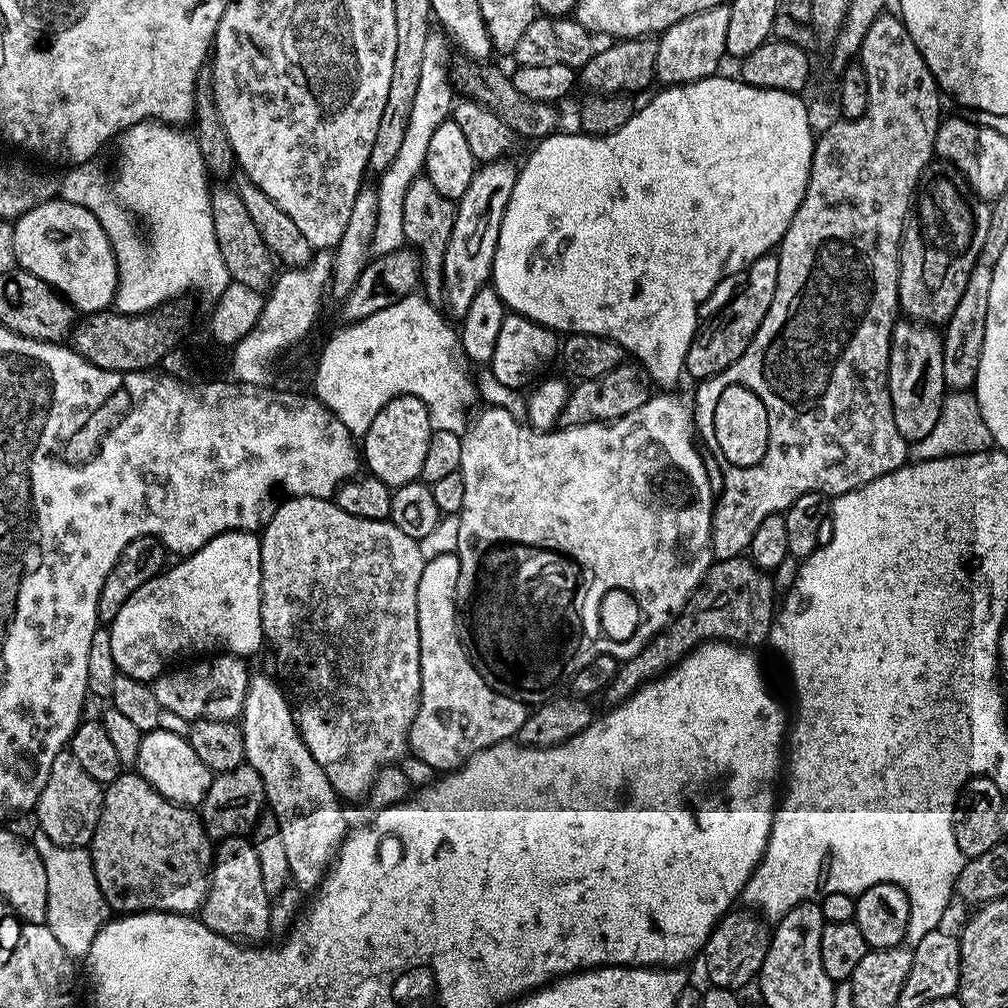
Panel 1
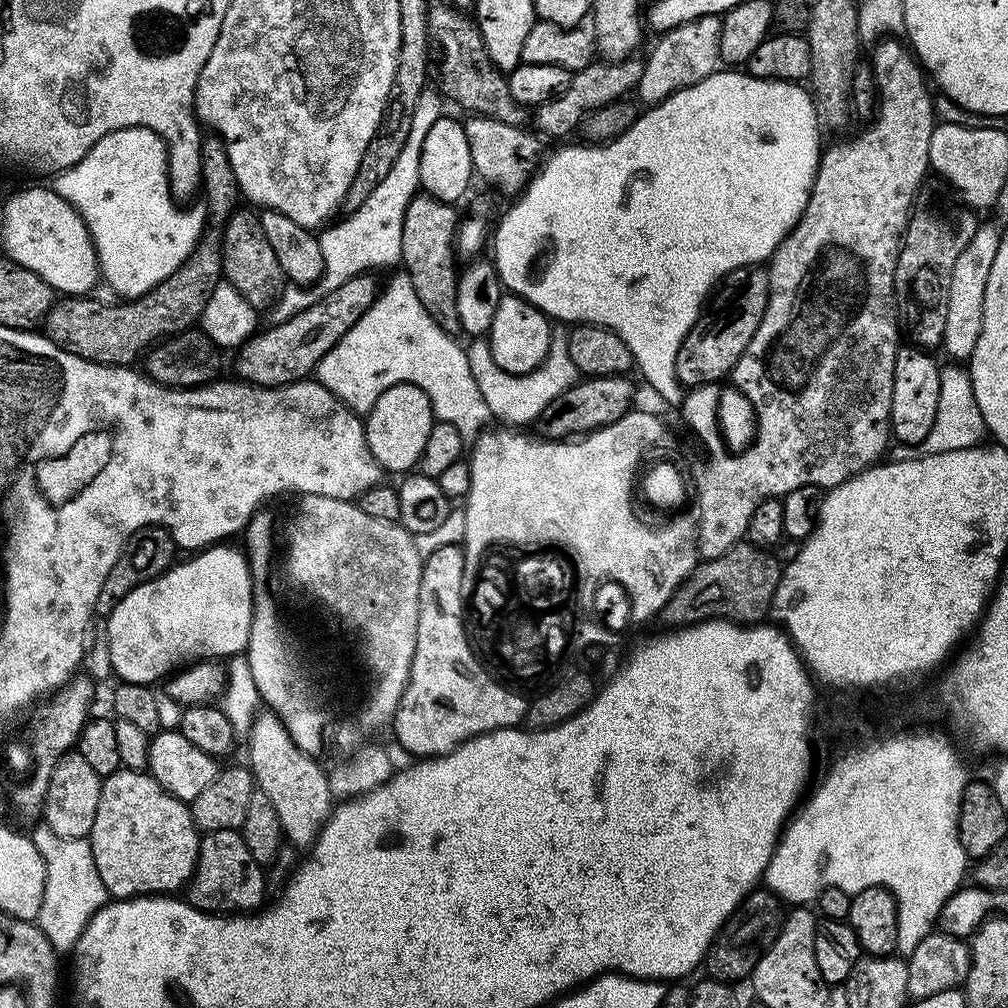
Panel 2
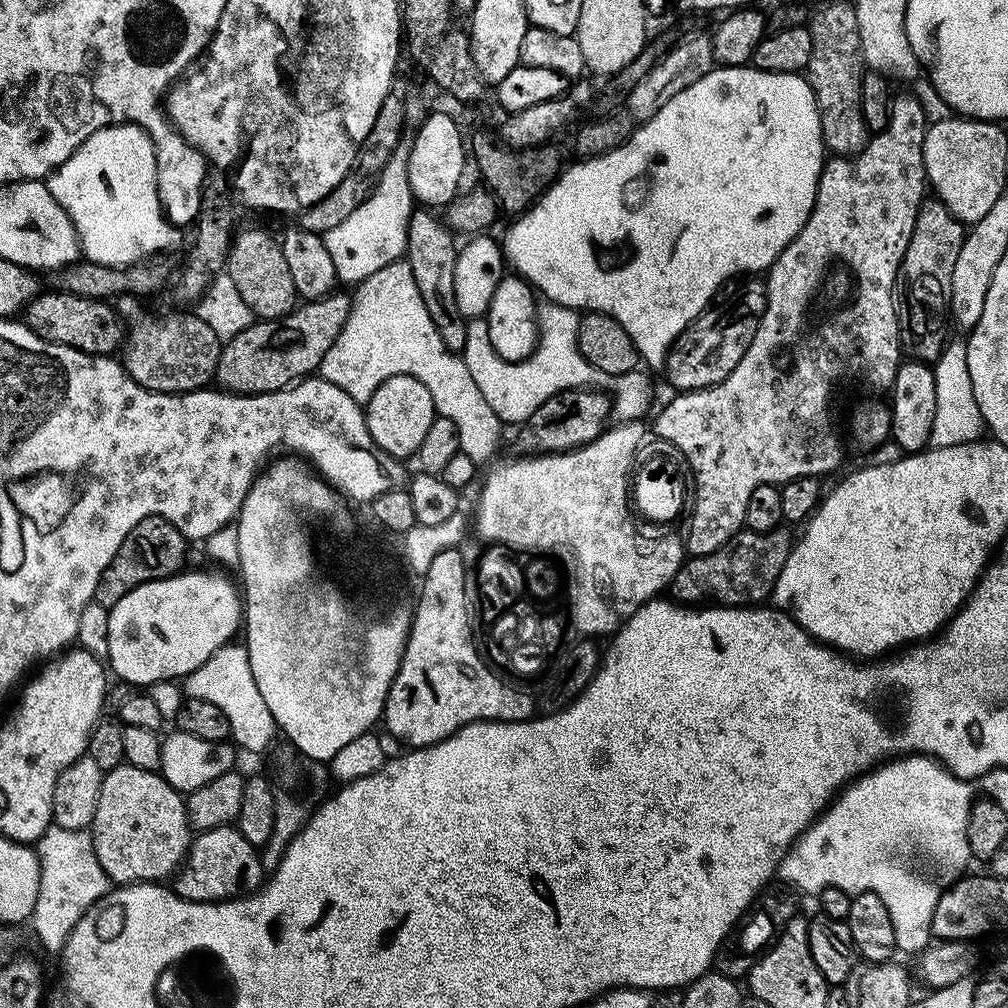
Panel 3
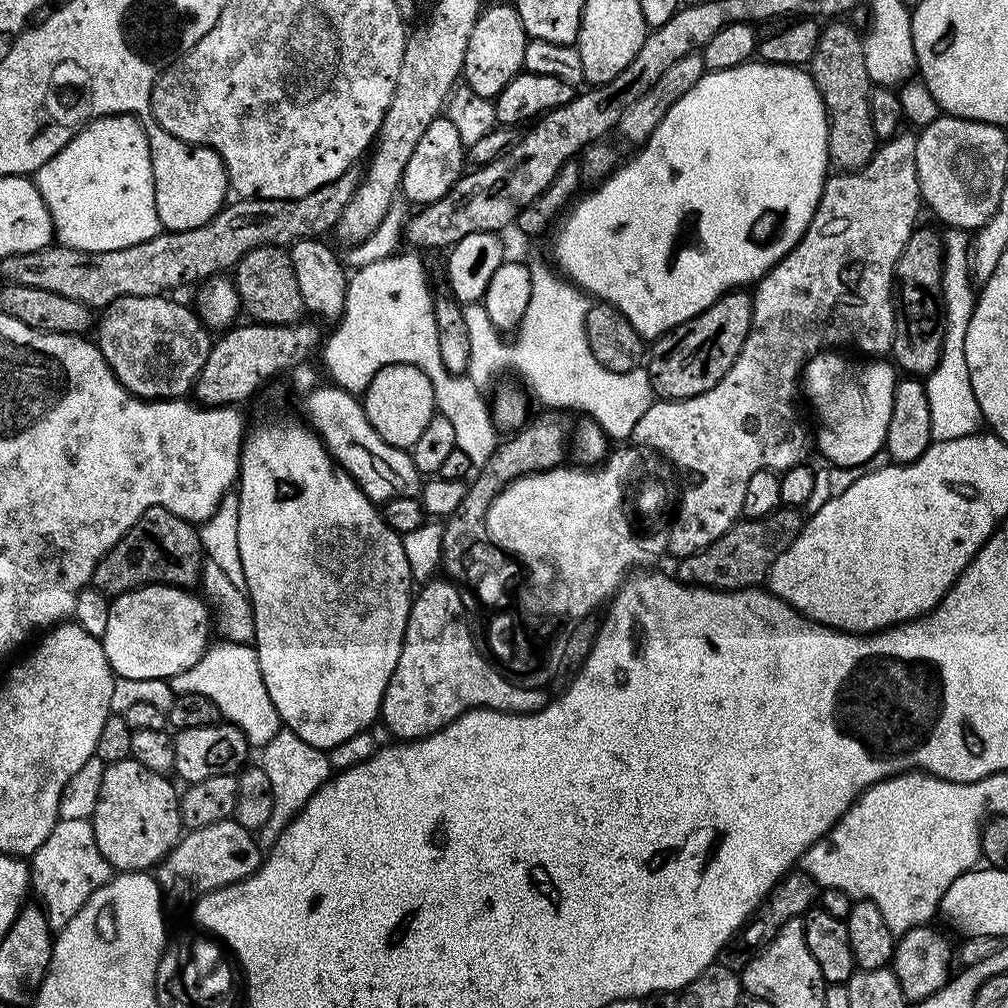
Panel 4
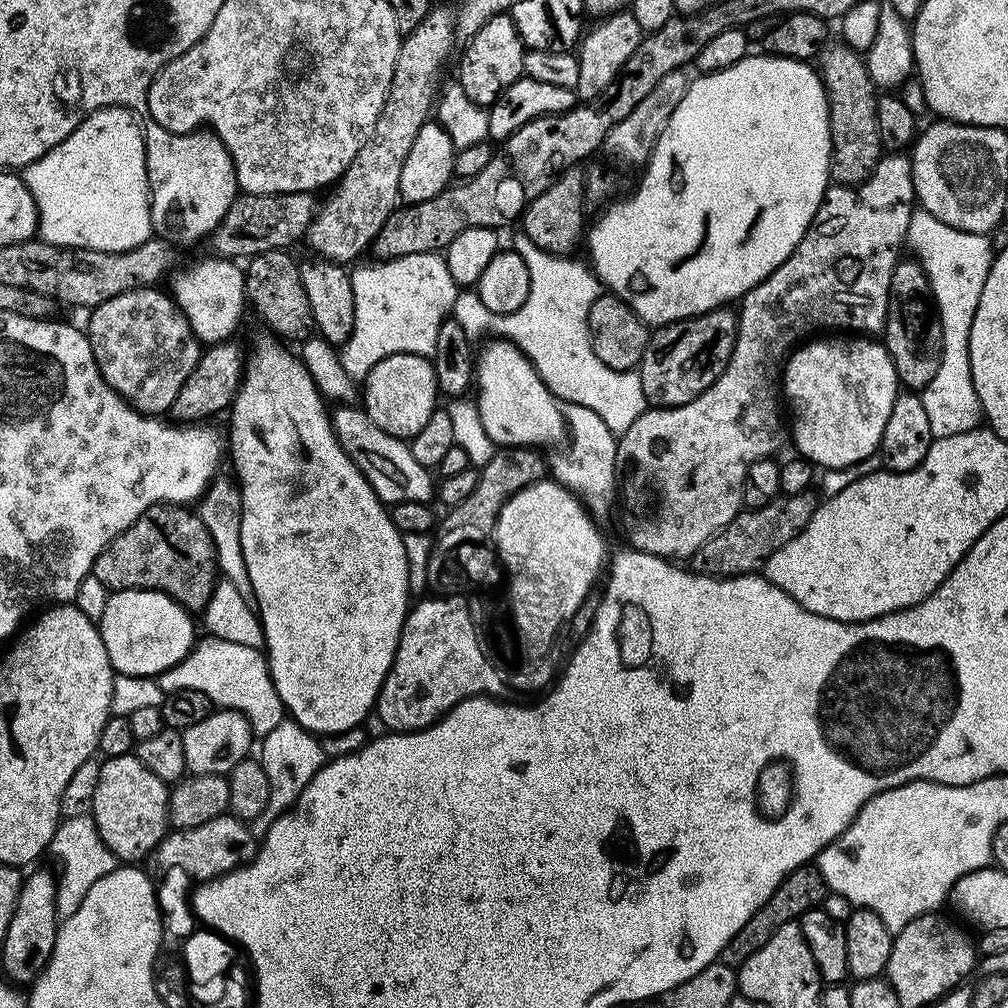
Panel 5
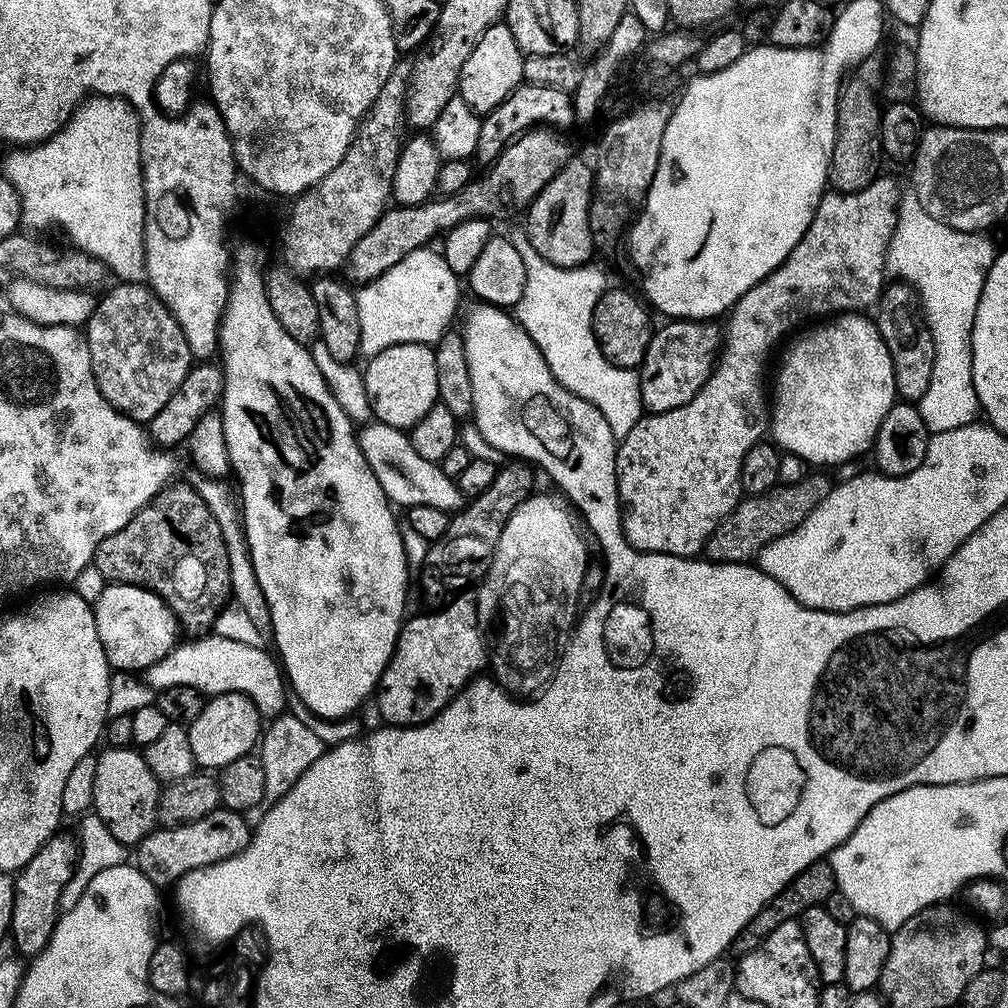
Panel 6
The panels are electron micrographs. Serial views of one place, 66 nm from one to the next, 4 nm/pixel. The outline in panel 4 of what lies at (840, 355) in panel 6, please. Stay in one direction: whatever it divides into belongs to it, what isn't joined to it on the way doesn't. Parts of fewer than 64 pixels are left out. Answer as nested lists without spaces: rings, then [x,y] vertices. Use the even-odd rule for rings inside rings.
[[[825,350],[819,352],[818,355],[811,357],[808,363],[804,366],[802,373],[802,392],[808,395],[808,400],[812,403],[812,408],[816,411],[816,420],[820,423],[820,429],[814,432],[814,448],[821,452],[826,459],[832,464],[837,464],[840,468],[856,468],[859,464],[871,465],[876,455],[881,455],[882,449],[884,448],[884,439],[886,438],[886,430],[890,426],[890,414],[892,413],[892,403],[894,402],[894,390],[896,389],[896,382],[898,379],[898,372],[895,367],[887,359],[884,358],[868,358],[863,362],[865,364],[851,364],[844,356],[839,356],[839,351],[836,350]]]

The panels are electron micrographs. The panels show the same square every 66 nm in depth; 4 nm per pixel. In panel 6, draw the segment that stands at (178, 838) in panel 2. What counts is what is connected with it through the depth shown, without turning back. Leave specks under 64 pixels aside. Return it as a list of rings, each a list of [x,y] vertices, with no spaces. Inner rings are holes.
[[[108,746],[105,749],[104,753],[96,756],[91,811],[102,818],[102,822],[106,822],[106,830],[110,830],[110,834],[114,834],[118,842],[135,846],[157,827],[156,807],[162,784],[150,770],[150,766],[146,766],[143,755],[135,747]]]

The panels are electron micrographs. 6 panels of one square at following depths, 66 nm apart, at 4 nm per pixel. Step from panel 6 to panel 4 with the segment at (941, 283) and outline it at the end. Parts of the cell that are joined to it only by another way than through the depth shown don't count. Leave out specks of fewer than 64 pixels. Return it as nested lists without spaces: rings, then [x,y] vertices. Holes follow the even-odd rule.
[[[948,228],[942,236],[942,283],[944,285],[944,346],[940,361],[926,377],[924,389],[930,402],[930,430],[933,441],[975,436],[981,431],[982,417],[974,386],[970,386],[970,370],[966,366],[966,326],[976,309],[977,289],[972,279],[970,263],[970,236],[959,228]],[[946,233],[946,234],[945,234]],[[972,287],[974,287],[972,289]]]

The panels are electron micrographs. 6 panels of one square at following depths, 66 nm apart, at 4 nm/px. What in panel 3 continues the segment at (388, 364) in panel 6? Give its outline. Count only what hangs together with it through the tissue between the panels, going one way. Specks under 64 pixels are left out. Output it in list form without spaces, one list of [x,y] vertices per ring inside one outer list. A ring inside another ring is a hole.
[[[396,376],[387,378],[382,382],[368,402],[364,414],[370,438],[386,454],[397,458],[415,457],[418,446],[422,446],[422,438],[426,438],[426,430],[430,430],[430,422],[437,418],[437,411],[434,404],[434,398],[430,392],[418,380],[410,376]]]

